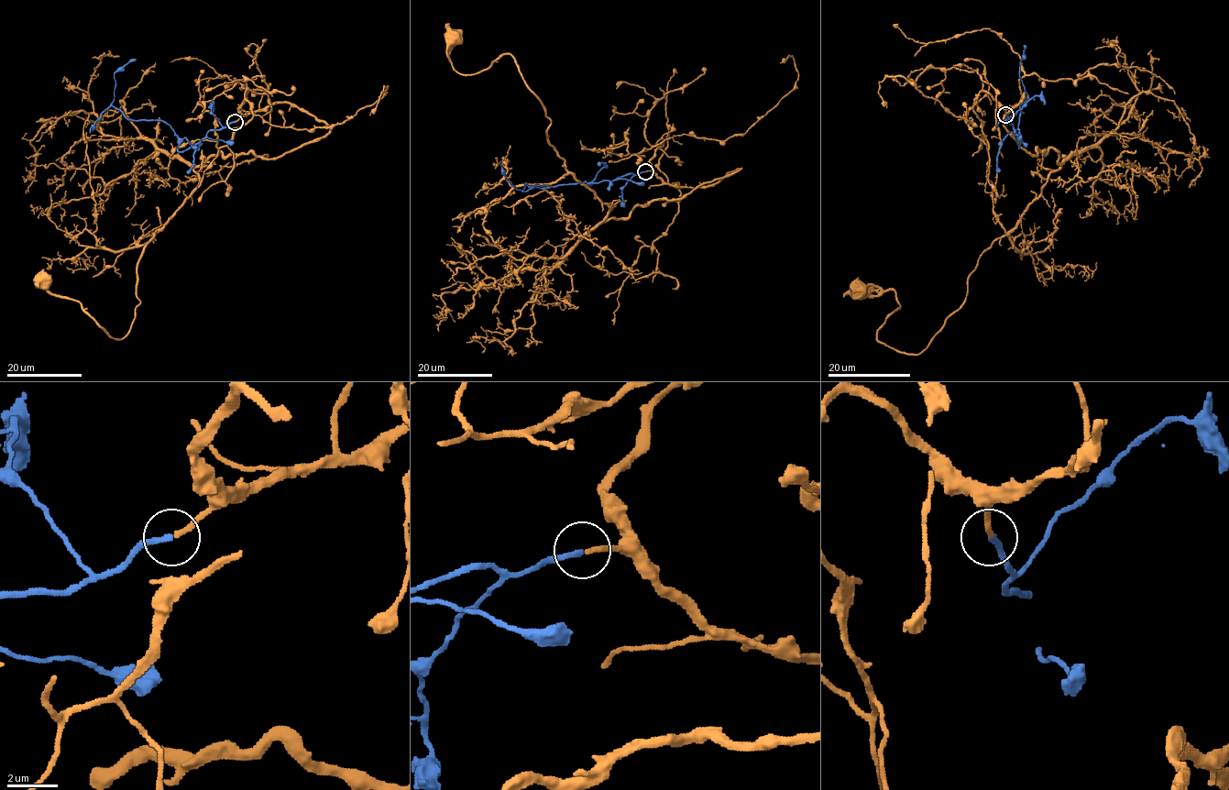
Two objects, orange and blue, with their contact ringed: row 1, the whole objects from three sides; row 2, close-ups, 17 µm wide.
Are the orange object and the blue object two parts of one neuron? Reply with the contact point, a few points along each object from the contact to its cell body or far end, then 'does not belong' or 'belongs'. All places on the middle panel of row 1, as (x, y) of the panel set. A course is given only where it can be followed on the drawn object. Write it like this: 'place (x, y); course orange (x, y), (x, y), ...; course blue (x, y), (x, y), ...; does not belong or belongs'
place (645, 171); course orange (646, 170), (707, 188), (740, 169), (604, 220), (510, 54), (465, 75), (452, 37); course blue (645, 170), (598, 183), (533, 186), (526, 192), (522, 191), (526, 183), (545, 187); belongs

